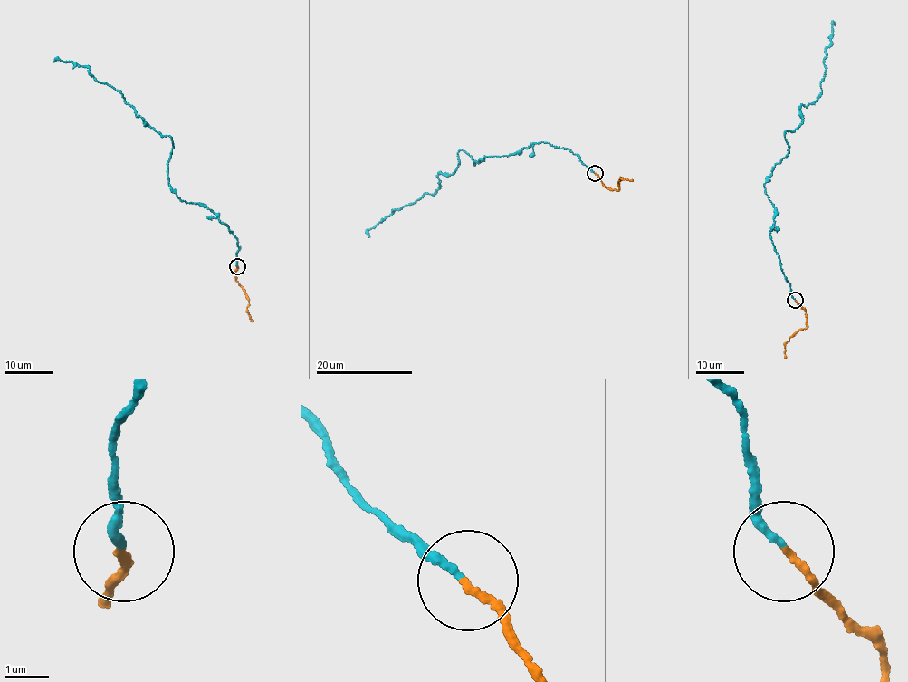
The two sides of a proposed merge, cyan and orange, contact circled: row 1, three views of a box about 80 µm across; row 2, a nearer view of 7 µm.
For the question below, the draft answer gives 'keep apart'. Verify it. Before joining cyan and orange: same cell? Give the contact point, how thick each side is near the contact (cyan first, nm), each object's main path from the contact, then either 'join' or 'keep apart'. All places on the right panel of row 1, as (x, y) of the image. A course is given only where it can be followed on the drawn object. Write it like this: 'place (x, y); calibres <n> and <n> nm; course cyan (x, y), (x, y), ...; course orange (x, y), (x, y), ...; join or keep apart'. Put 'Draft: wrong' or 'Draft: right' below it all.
place (795, 300); calibres 160 and 150 nm; course cyan (795, 299), (764, 184), (801, 105), (820, 97), (835, 25); course orange (795, 299), (806, 312), (806, 328), (789, 339), (786, 345), (785, 358); join
Draft: wrong

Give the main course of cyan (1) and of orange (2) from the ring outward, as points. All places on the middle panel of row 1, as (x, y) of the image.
1: (594, 173), (549, 143), (474, 164), (462, 149), (454, 172), (437, 175), (436, 192), (392, 212), (368, 237)
2: (594, 173), (611, 190), (618, 189), (621, 177), (633, 179)

